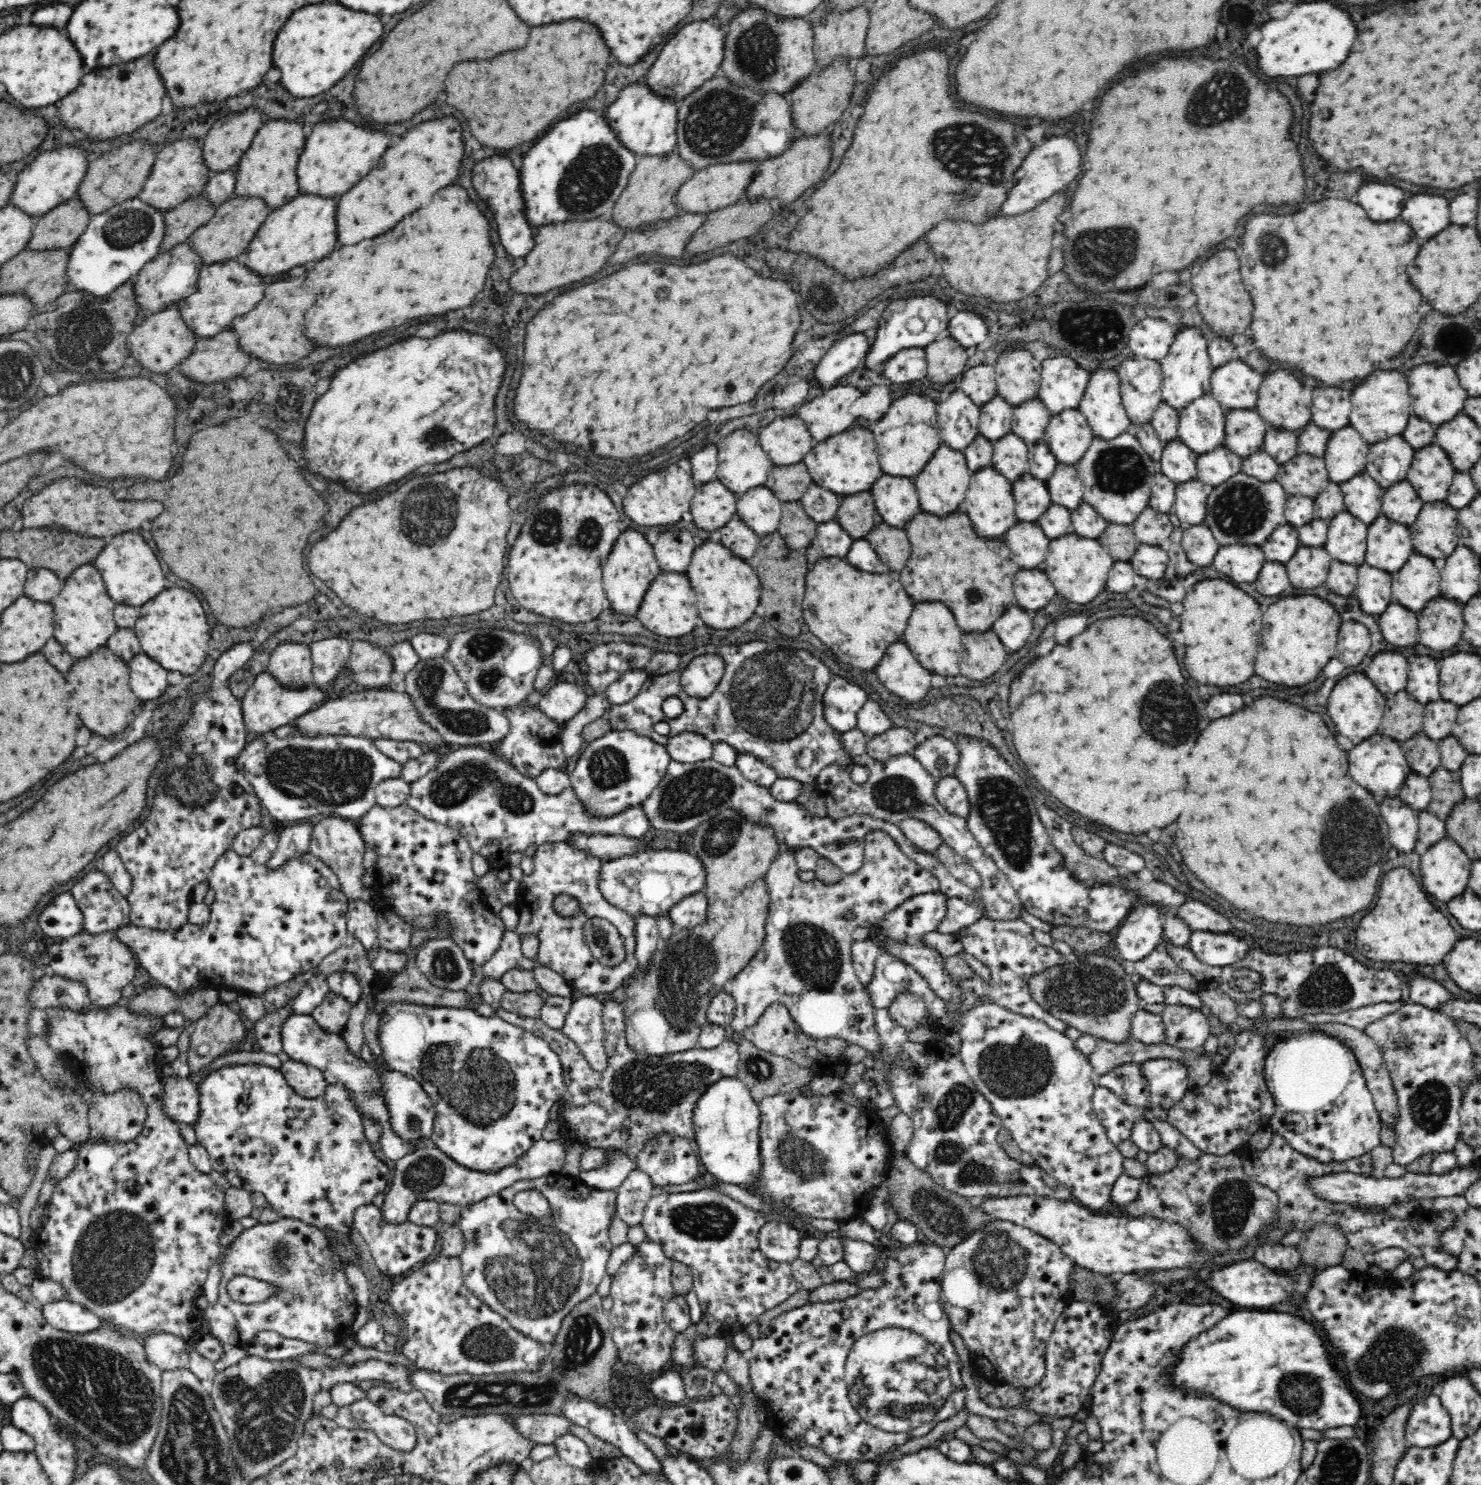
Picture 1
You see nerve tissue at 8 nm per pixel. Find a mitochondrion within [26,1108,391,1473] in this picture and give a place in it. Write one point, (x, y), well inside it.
(97, 1388)

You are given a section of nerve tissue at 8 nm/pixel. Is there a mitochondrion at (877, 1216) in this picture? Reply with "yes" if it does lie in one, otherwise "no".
no

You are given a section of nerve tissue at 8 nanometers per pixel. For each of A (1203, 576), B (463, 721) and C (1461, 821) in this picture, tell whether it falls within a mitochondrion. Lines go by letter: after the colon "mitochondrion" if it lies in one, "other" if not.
A: other
B: mitochondrion
C: other

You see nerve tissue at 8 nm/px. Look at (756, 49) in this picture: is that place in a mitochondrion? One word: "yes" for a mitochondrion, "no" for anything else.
yes

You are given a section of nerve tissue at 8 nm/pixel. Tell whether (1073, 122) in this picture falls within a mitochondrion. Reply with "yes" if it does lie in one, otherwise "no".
no

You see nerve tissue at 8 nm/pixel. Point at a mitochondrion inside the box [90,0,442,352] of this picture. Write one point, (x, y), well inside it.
(128, 228)

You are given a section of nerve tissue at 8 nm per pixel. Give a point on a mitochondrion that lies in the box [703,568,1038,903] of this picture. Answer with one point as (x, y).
(773, 696)

